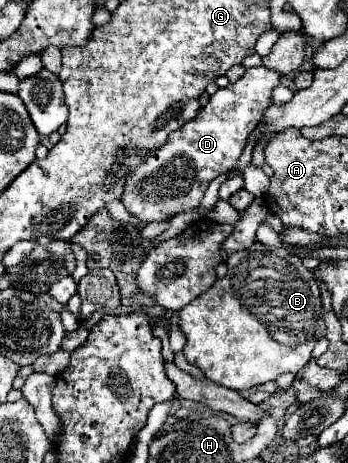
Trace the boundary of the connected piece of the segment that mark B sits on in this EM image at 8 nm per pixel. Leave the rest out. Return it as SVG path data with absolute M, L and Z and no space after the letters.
M250 247L246 251L232 253L228 275L216 279L206 293L182 307L178 317L180 329L186 335L182 353L188 363L198 367L210 381L234 391L244 391L266 381L274 381L282 373L296 375L310 361L316 341L326 333L318 281L314 273L302 265L300 257L288 253L286 249L256 251L256 247Z

